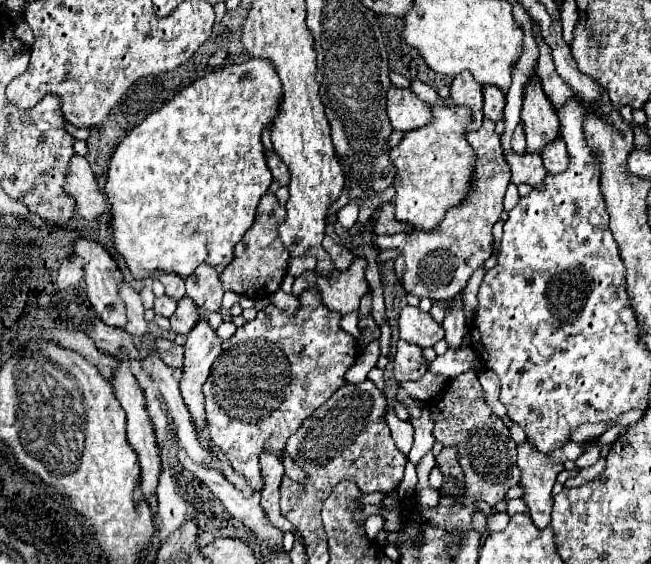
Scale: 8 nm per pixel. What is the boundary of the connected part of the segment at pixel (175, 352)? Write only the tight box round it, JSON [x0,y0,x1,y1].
[156,338,184,368]

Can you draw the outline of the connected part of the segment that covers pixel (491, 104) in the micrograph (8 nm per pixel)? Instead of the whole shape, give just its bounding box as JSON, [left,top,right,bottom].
[482,86,504,122]

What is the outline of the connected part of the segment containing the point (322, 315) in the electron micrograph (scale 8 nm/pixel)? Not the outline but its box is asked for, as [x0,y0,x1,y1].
[202,290,356,490]

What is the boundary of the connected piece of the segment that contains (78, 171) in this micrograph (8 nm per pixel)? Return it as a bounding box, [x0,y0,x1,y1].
[64,154,108,220]

